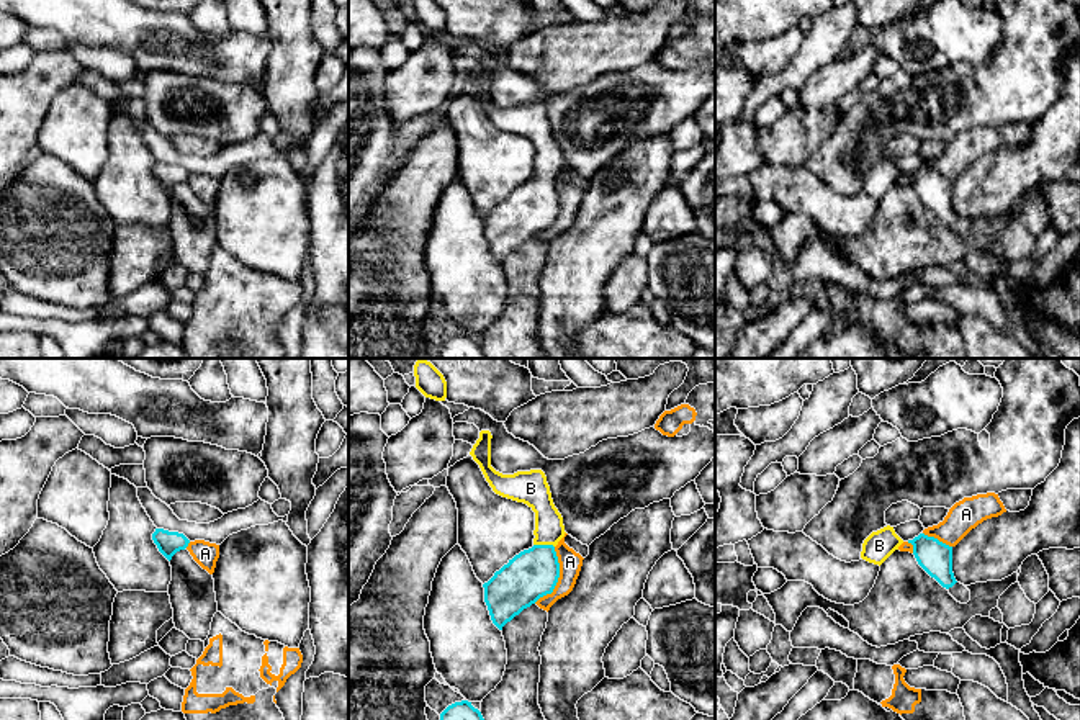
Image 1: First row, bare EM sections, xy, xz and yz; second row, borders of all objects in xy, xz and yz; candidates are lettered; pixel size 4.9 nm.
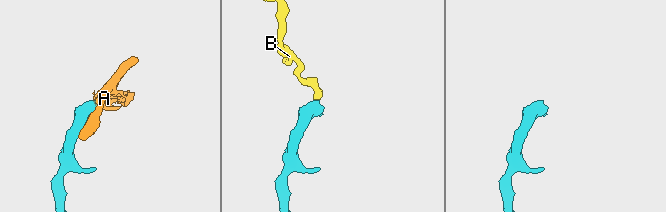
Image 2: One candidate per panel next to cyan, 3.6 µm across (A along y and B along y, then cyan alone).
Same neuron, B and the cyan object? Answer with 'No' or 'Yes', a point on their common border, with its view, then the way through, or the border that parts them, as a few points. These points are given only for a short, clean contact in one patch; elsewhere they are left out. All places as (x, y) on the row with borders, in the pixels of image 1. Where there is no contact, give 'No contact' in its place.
Yes. Touches cyan at xz (544, 545). Path across: xz (534, 573), (542, 558), (544, 545), (548, 524)

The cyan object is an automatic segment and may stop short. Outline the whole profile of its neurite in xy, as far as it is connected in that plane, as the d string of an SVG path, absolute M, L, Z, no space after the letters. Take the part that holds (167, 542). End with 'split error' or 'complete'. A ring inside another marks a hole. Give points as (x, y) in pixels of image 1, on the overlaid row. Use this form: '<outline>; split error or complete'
M155 529L152 540L169 561L177 551L185 550L190 543L190 540L183 533L169 532L164 529Z; complete

